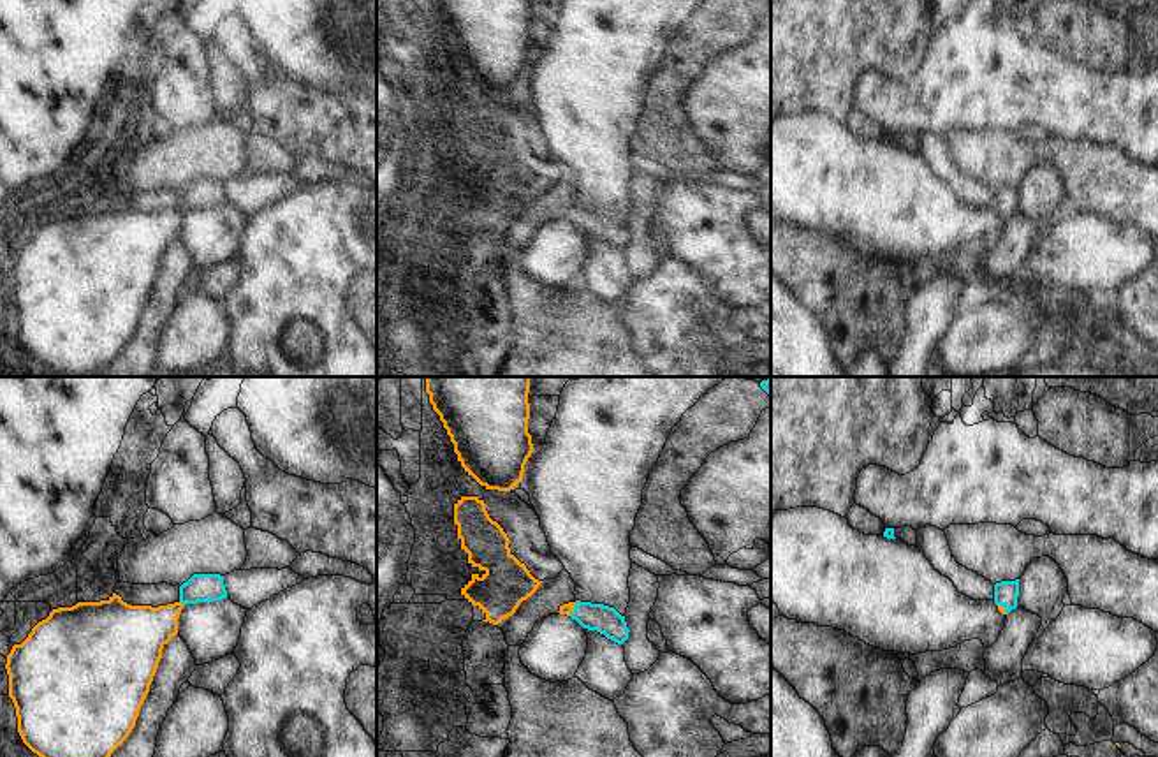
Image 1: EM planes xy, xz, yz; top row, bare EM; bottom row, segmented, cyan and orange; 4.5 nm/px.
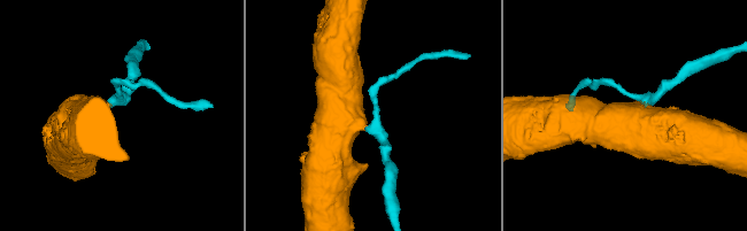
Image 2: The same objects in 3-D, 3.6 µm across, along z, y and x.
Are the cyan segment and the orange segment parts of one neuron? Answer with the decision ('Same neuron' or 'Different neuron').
Same neuron

